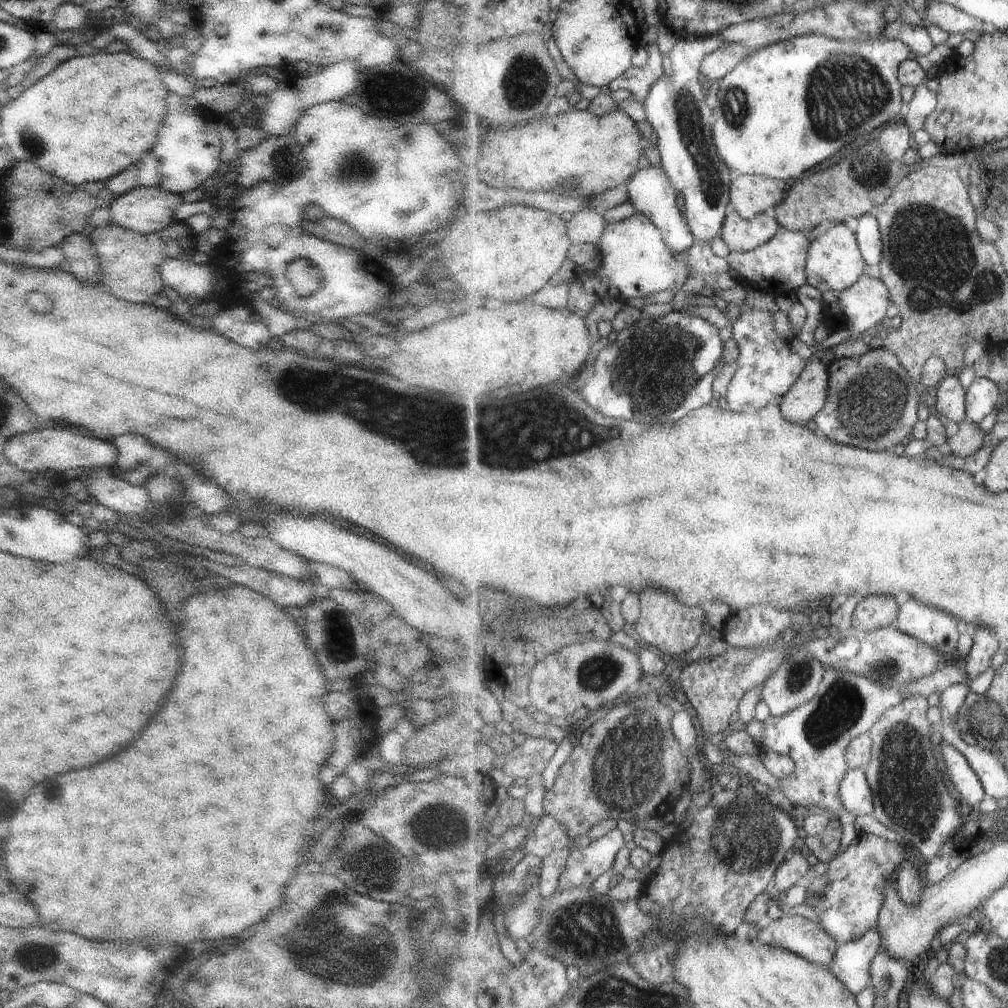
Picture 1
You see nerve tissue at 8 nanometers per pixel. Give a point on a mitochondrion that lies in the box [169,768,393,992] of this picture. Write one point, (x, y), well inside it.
(346, 955)

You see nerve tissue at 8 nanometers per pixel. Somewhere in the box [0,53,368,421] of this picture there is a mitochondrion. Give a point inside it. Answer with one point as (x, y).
(36, 146)

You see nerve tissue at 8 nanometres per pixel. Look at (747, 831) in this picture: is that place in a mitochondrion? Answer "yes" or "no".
yes

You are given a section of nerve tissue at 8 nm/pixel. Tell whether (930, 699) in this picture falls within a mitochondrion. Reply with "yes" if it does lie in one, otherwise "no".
no

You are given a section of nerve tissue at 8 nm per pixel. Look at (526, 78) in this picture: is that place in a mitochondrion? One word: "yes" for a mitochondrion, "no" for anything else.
yes

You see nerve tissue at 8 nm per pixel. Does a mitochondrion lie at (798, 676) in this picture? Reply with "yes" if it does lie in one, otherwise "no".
yes

